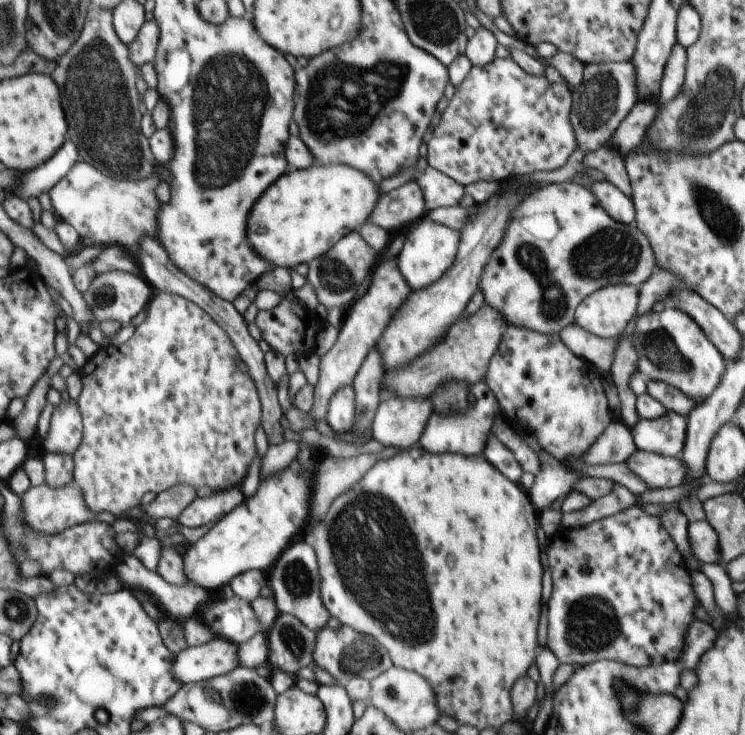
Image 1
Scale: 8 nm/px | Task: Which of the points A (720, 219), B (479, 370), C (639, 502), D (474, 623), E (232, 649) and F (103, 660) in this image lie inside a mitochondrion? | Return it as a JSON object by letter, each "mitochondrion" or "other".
{"A":"mitochondrion","B":"other","C":"other","D":"other","E":"other","F":"other"}

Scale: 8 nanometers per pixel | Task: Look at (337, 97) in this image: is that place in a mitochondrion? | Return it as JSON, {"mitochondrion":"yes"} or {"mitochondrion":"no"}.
{"mitochondrion":"yes"}

